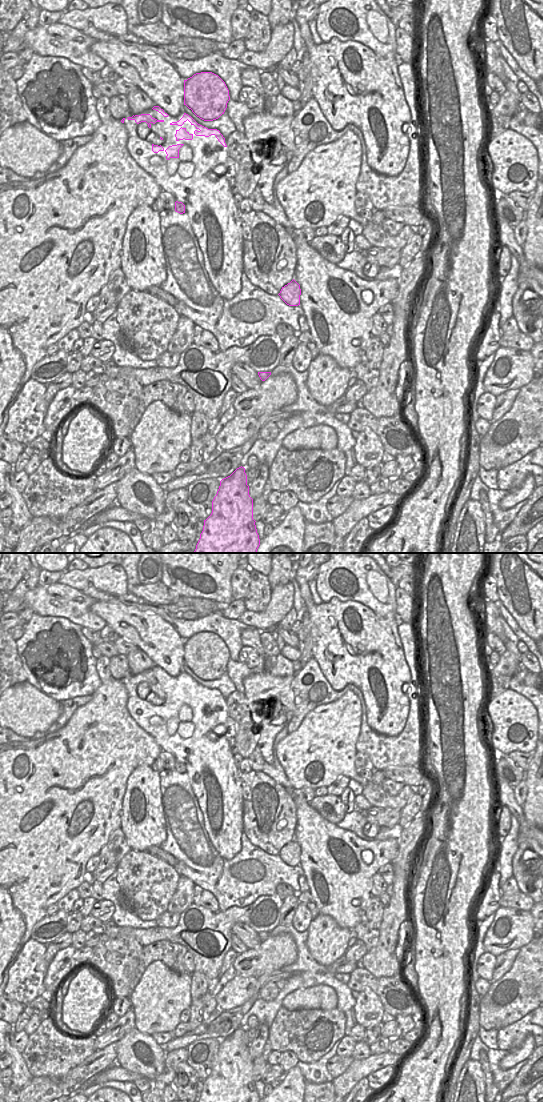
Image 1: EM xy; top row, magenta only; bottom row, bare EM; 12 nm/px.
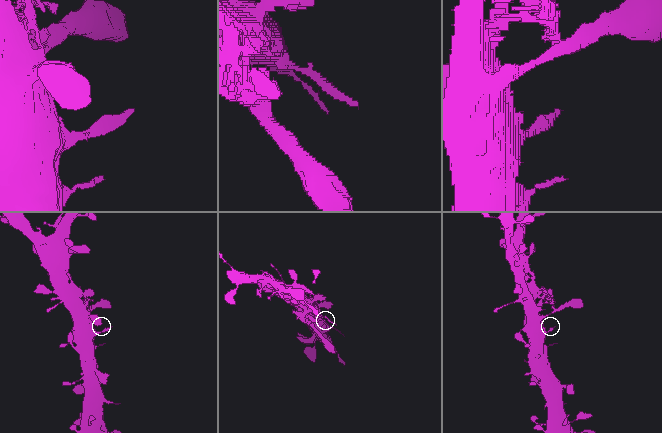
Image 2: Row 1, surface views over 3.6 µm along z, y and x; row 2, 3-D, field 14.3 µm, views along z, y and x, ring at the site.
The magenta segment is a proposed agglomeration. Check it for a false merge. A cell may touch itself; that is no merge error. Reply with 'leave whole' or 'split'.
leave whole

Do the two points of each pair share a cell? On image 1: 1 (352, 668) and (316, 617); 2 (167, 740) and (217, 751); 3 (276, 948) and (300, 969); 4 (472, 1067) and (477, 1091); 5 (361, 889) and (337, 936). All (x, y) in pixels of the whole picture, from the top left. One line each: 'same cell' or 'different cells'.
1: same cell
2: same cell
3: different cells
4: same cell
5: different cells

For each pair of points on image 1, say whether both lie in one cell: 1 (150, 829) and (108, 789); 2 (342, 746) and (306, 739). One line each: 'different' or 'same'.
1: different
2: same

